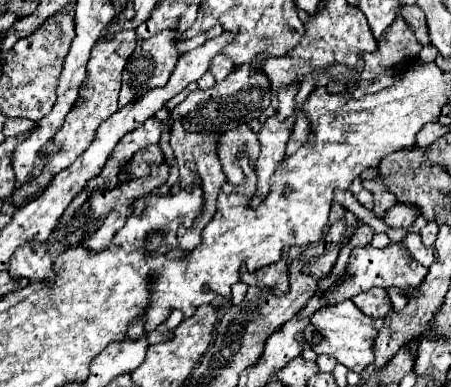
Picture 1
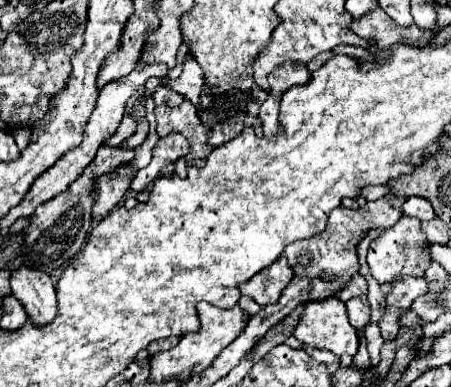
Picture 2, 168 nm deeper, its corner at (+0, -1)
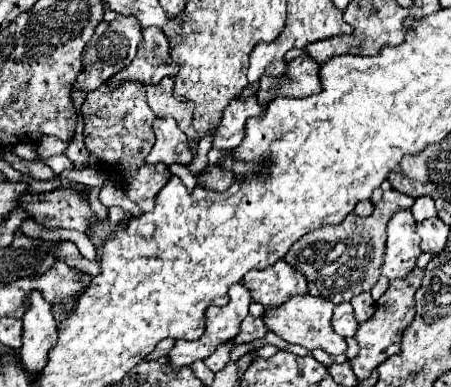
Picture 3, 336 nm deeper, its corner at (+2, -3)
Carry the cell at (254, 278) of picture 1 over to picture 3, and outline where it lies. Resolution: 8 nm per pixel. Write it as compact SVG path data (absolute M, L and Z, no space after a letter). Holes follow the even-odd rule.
M284 260L272 264L272 268L248 272L242 284L250 290L252 300L260 302L264 308L276 308L284 304L288 296L308 292L304 274L288 266Z

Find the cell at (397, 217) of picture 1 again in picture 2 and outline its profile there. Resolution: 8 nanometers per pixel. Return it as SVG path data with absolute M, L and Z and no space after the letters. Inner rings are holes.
M408 198L402 206L402 214L416 216L418 220L432 220L434 218L434 210L432 210L430 202L424 198Z

